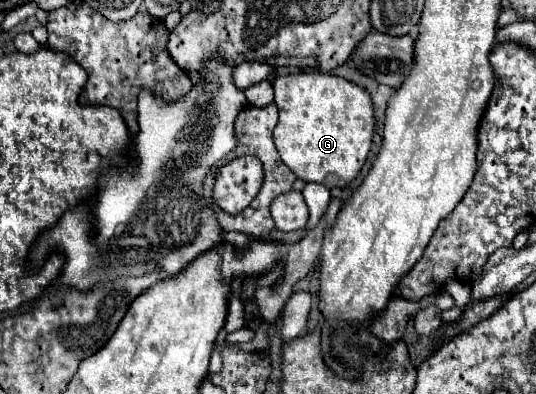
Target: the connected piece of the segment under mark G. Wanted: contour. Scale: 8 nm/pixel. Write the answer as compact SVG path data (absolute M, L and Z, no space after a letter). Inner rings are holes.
M322 72L278 76L274 86L274 104L278 106L280 118L274 128L274 144L282 162L304 182L318 182L326 188L346 186L360 172L366 156L372 148L374 138L374 108L372 98L360 86Z

